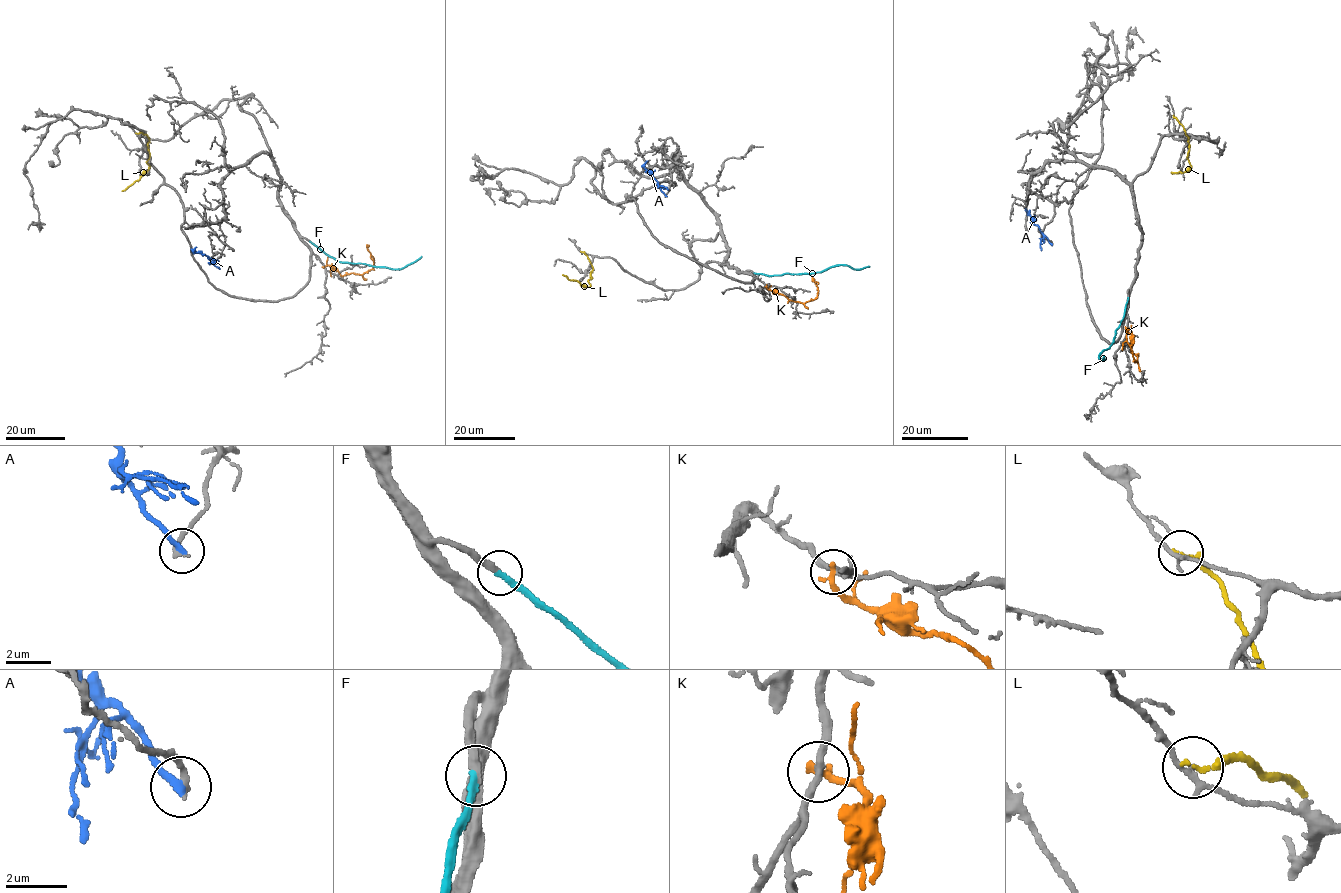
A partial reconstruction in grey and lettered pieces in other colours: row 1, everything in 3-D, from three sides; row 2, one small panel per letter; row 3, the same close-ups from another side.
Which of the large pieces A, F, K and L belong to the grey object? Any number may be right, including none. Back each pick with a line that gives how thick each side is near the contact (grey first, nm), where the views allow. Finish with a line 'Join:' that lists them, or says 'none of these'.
F: 280/280 nm
Join: F

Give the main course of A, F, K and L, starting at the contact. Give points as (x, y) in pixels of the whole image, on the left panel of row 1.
A: (218, 260), (194, 252), (196, 247)
F: (310, 241), (342, 263), (400, 269), (422, 256)
K: (323, 267), (329, 266), (341, 276), (363, 274), (374, 267), (373, 257), (366, 244)
L: (136, 133), (140, 132), (149, 139), (149, 167), (122, 191)

